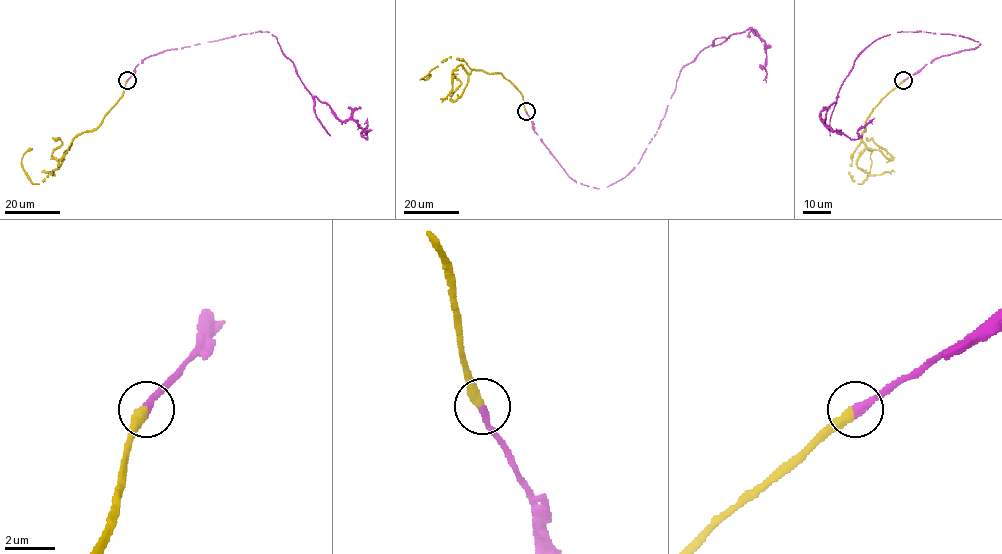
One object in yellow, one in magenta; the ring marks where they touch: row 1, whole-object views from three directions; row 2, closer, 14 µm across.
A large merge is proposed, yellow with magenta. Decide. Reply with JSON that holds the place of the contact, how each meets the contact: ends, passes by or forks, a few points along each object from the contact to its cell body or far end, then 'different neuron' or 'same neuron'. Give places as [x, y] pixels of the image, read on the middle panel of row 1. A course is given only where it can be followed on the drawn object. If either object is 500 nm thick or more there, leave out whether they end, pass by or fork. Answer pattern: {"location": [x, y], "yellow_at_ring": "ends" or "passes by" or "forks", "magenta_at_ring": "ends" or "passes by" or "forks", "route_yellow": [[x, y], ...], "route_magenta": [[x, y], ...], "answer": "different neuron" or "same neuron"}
{"location": [526, 111], "yellow_at_ring": "ends", "magenta_at_ring": "ends", "route_yellow": [[526, 111], [521, 93], [501, 73], [474, 70], [463, 60], [451, 57], [443, 60], [421, 79], [431, 74]], "route_magenta": [[526, 111], [568, 176], [608, 187], [637, 164], [680, 70], [704, 48], [753, 28], [764, 42], [766, 82]], "answer": "same neuron"}

